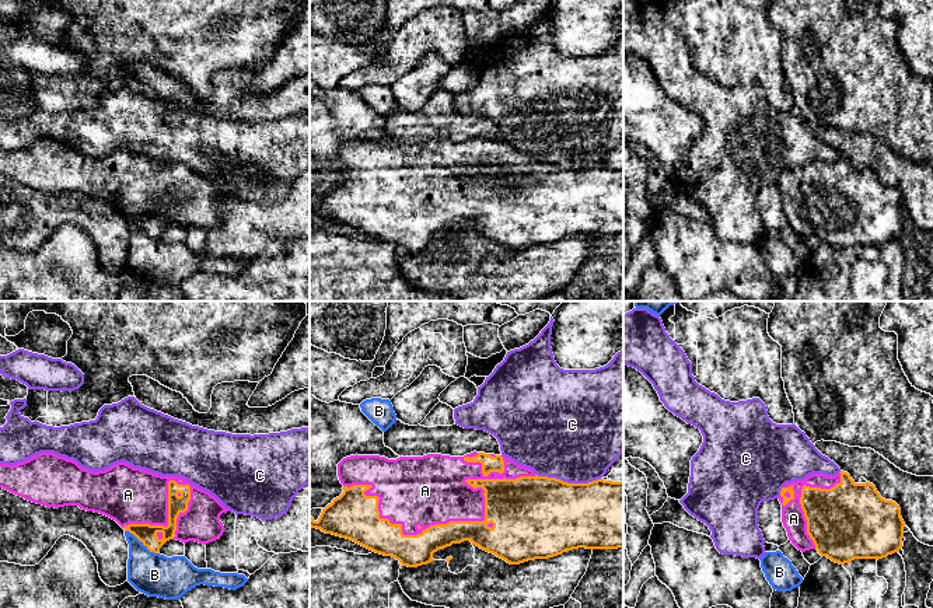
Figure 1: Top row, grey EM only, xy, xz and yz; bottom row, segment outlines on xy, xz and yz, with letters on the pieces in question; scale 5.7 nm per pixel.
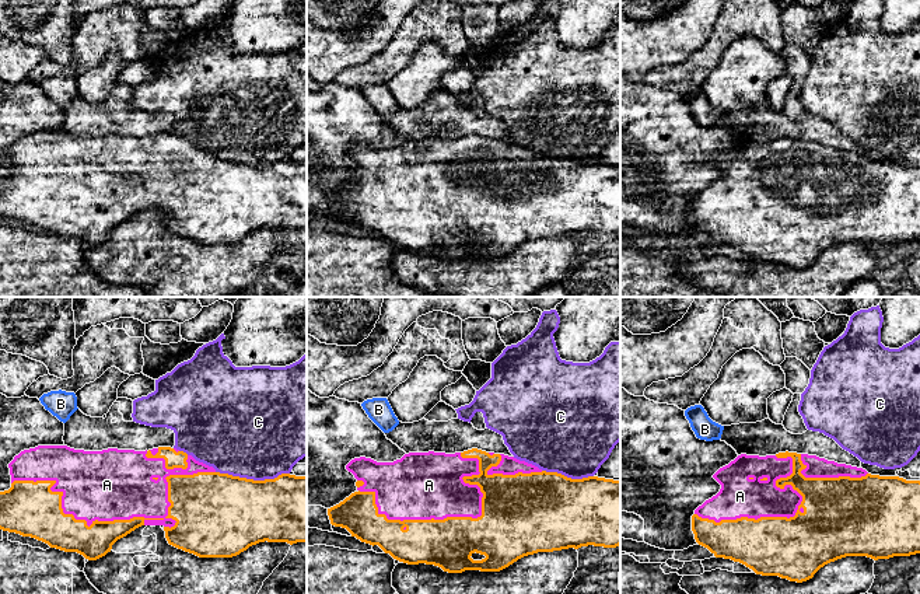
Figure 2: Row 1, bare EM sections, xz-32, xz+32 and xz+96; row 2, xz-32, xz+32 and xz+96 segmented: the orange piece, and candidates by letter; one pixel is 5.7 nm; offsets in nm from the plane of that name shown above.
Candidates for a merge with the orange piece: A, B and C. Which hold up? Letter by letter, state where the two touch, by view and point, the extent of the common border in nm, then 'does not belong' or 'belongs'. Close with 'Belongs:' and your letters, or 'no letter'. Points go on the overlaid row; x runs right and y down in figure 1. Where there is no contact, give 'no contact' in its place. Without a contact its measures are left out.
A: xz (454, 521) | 1100 nm | belongs
B: xy (142, 541) | 240 nm | does not belong
C: xz (569, 484) | 360 nm | does not belong
Belongs: A

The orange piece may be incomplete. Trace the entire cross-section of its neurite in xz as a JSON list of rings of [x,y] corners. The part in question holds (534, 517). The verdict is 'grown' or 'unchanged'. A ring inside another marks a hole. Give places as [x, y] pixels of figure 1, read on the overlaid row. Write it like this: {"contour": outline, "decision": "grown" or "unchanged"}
{"contour": [[[471,452],[464,457],[427,454],[423,457],[399,457],[388,460],[380,455],[350,455],[338,464],[338,476],[343,485],[343,493],[322,509],[315,521],[310,516],[310,527],[340,538],[350,539],[375,553],[395,558],[402,566],[417,567],[433,562],[433,553],[438,549],[471,541],[472,545],[496,555],[510,565],[520,565],[535,559],[548,559],[562,555],[566,551],[586,549],[618,549],[623,548],[623,482],[597,479],[588,483],[567,483],[556,478],[538,476],[532,469],[518,465],[504,455]]], "decision": "grown"}

